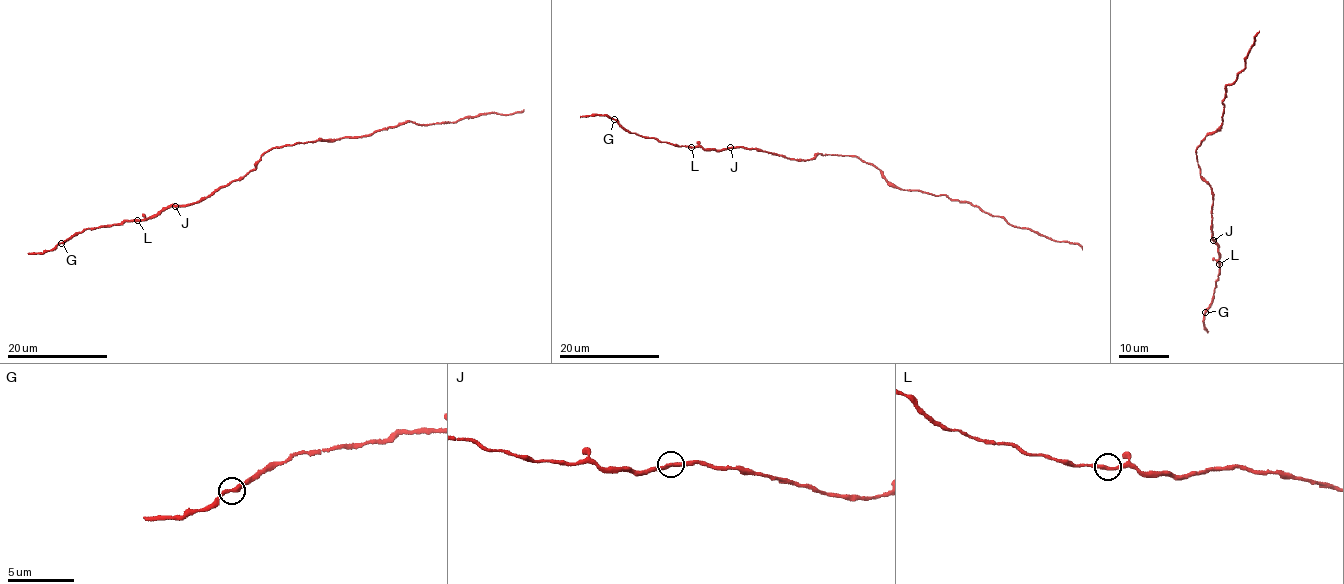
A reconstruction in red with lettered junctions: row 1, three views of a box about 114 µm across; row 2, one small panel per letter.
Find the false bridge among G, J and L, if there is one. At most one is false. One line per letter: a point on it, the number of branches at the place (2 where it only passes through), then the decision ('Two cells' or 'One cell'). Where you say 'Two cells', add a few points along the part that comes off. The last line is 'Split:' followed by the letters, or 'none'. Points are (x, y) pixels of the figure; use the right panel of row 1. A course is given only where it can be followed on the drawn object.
G: Place: (1205, 312). Branches: 2. One cell
J: Place: (1213, 240). Branches: 2. One cell
L: Place: (1219, 264). Branches: 2. One cell
Split: none

